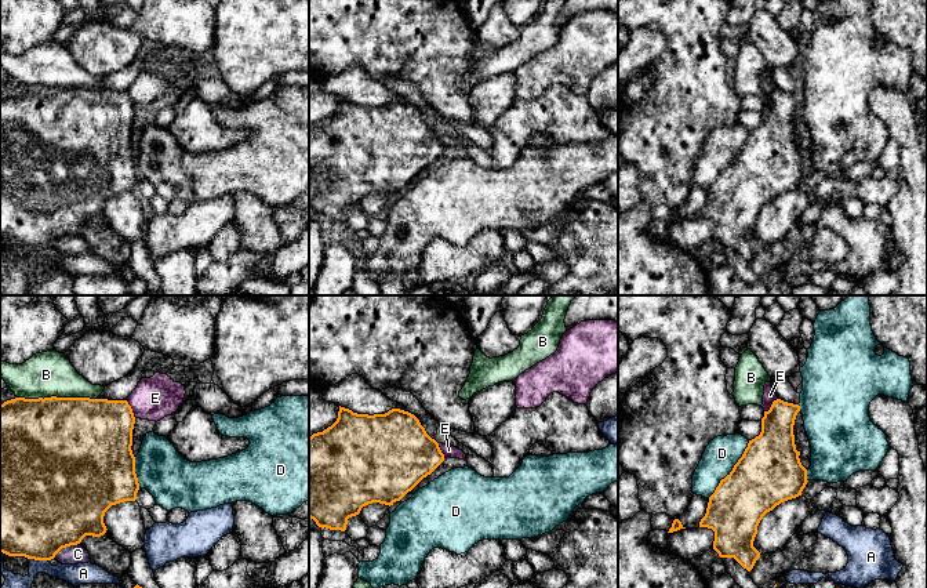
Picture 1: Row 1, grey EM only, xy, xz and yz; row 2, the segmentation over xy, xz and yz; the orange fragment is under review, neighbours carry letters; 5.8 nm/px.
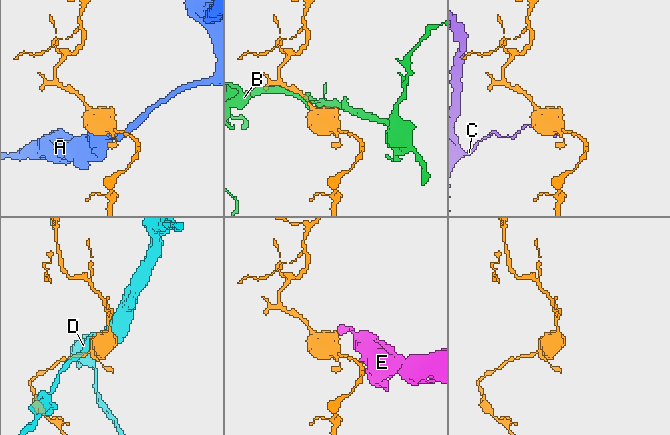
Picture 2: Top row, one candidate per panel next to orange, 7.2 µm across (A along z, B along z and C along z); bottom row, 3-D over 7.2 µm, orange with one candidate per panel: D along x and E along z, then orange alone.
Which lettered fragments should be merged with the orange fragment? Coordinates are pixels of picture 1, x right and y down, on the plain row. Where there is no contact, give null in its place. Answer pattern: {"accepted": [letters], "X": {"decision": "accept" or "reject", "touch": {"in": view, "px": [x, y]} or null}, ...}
{"accepted": [], "A": {"decision": "reject", "touch": {"in": "xy", "px": [37, 250]}}, "B": {"decision": "reject", "touch": {"in": "xy", "px": [55, 87]}}, "C": {"decision": "reject", "touch": {"in": "xy", "px": [65, 238]}}, "D": {"decision": "reject", "touch": {"in": "yz", "px": [733, 160]}}, "E": {"decision": "reject", "touch": {"in": "xy", "px": [131, 100]}}}

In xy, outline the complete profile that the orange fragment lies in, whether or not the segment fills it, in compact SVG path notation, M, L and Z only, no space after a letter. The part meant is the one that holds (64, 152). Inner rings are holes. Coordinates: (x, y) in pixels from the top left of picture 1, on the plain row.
M15 88L0 95L0 243L8 247L25 247L34 251L51 251L66 237L77 236L86 226L101 228L106 224L105 203L116 195L135 192L139 181L132 145L132 120L135 108L127 91L90 88Z

